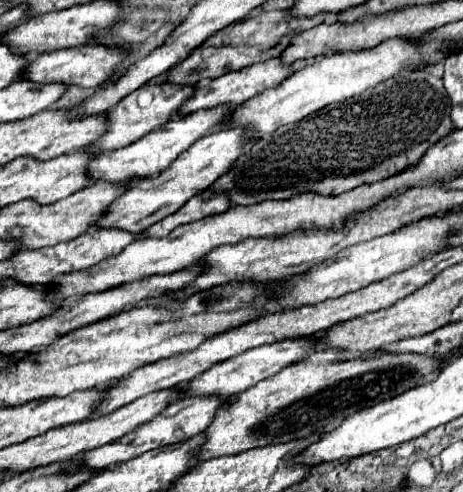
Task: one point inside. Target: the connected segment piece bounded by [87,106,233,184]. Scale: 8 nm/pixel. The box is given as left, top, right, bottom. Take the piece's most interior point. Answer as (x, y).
(151, 154)

